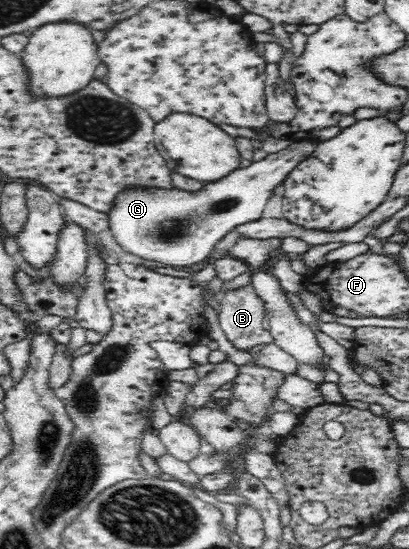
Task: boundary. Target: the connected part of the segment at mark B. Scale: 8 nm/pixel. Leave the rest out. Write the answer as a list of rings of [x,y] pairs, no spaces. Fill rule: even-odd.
[[[251,283],[237,290],[227,290],[219,297],[219,323],[235,348],[247,352],[257,344],[274,342],[270,331],[263,327],[266,316],[263,303]]]

